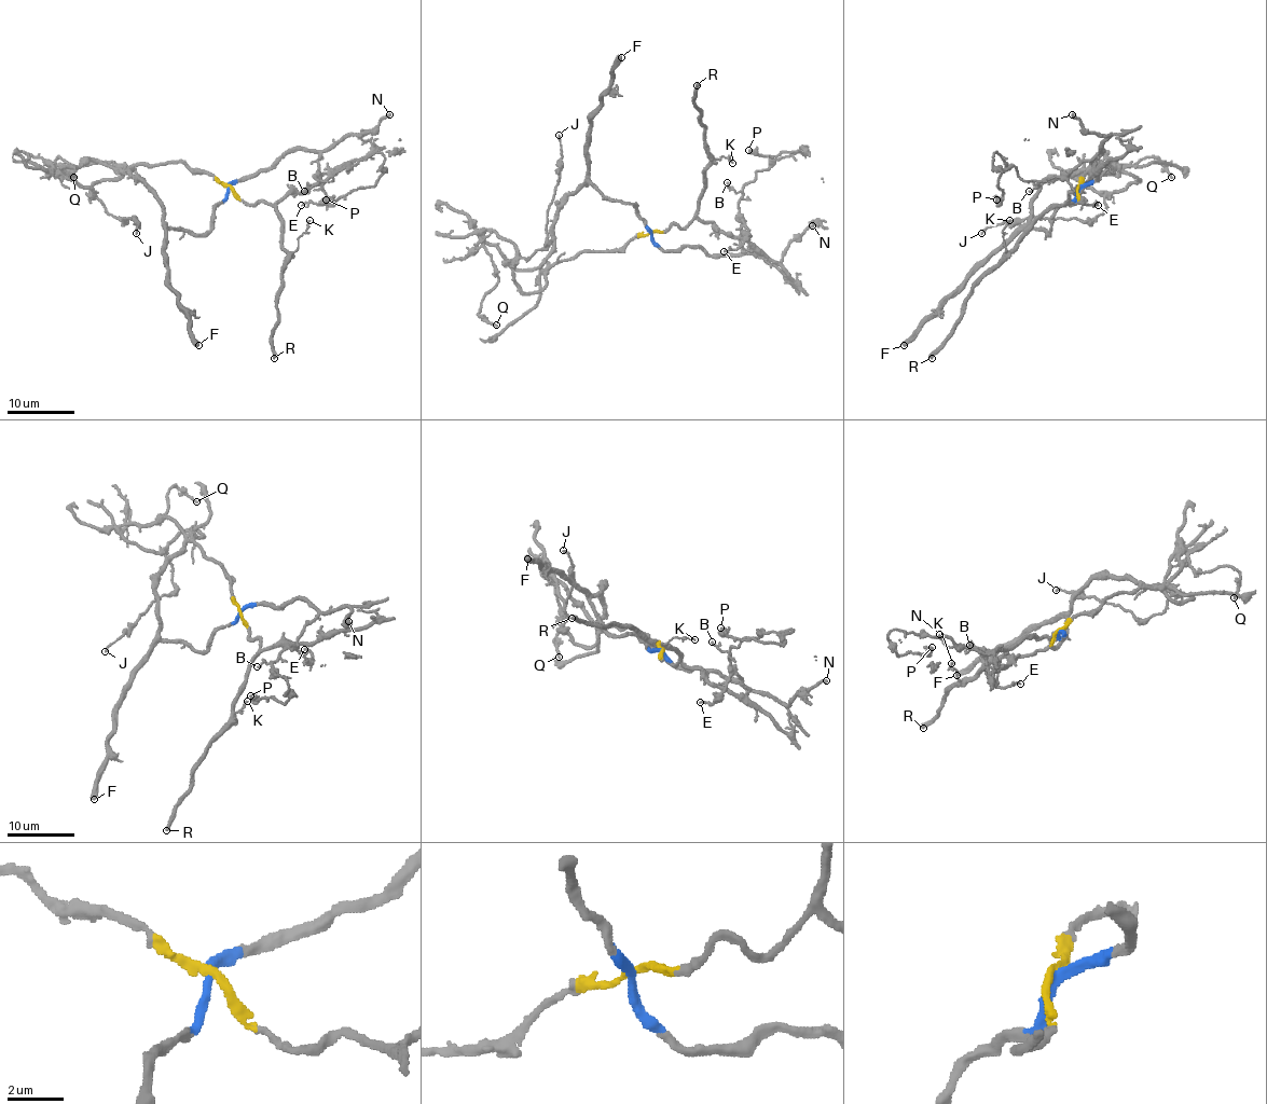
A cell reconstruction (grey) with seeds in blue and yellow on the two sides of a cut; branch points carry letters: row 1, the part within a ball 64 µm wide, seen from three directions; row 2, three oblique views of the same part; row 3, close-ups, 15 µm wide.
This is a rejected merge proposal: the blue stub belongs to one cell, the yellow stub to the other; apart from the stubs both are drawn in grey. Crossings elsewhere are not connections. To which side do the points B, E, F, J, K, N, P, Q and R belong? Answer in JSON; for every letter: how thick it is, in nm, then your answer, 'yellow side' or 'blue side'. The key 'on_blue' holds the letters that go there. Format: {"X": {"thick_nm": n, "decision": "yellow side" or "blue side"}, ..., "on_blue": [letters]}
{"B": {"thick_nm": 110, "decision": "blue side"}, "E": {"thick_nm": 140, "decision": "blue side"}, "F": {"thick_nm": 500, "decision": "blue side"}, "J": {"thick_nm": 120, "decision": "yellow side"}, "K": {"thick_nm": 110, "decision": "yellow side"}, "N": {"thick_nm": 260, "decision": "blue side"}, "P": {"thick_nm": 360, "decision": "blue side"}, "Q": {"thick_nm": 140, "decision": "yellow side"}, "R": {"thick_nm": 360, "decision": "yellow side"}, "on_blue": ["B", "E", "F", "N", "P"]}

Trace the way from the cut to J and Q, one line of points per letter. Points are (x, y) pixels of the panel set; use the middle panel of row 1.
J: (651, 232), (582, 251), (553, 264), (540, 290), (522, 290), (513, 264), (546, 246), (559, 134)
Q: (651, 232), (553, 264), (525, 293), (517, 248), (486, 231), (498, 283), (478, 314), (496, 326)

